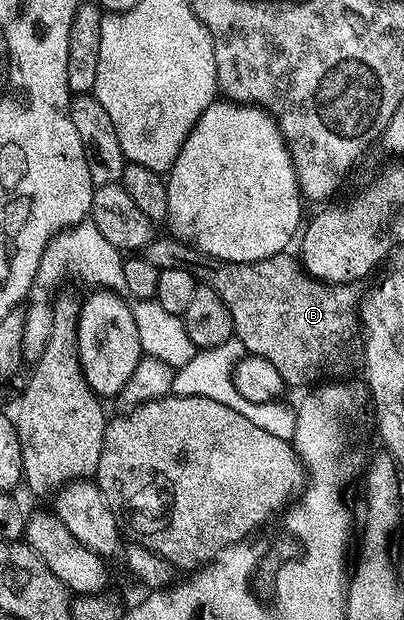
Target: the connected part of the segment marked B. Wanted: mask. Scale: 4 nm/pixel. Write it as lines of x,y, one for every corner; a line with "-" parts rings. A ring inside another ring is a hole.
159,235
150,241
150,245
144,249
144,255
148,262
152,262
152,266
157,268
183,268
188,270
188,274
192,274
198,279
199,285
216,290
216,294
220,294
220,302
224,302
224,306
228,306
228,314
232,314
232,322
234,323
234,336
239,342
246,347
247,353
251,356
259,356
264,358
264,362
272,362
272,366
276,366
276,370
280,373
283,385
290,386
295,384
296,387
305,389
307,386
317,386
323,382
334,382
339,378
346,378
350,371
360,364
360,292
354,284
323,284
321,281
313,279
306,275
302,266
297,259
294,260
290,254
279,254
269,256
263,260
256,262
228,262
227,260
218,260
214,256
206,256
200,249
194,245
186,243
185,240
179,240
173,235

